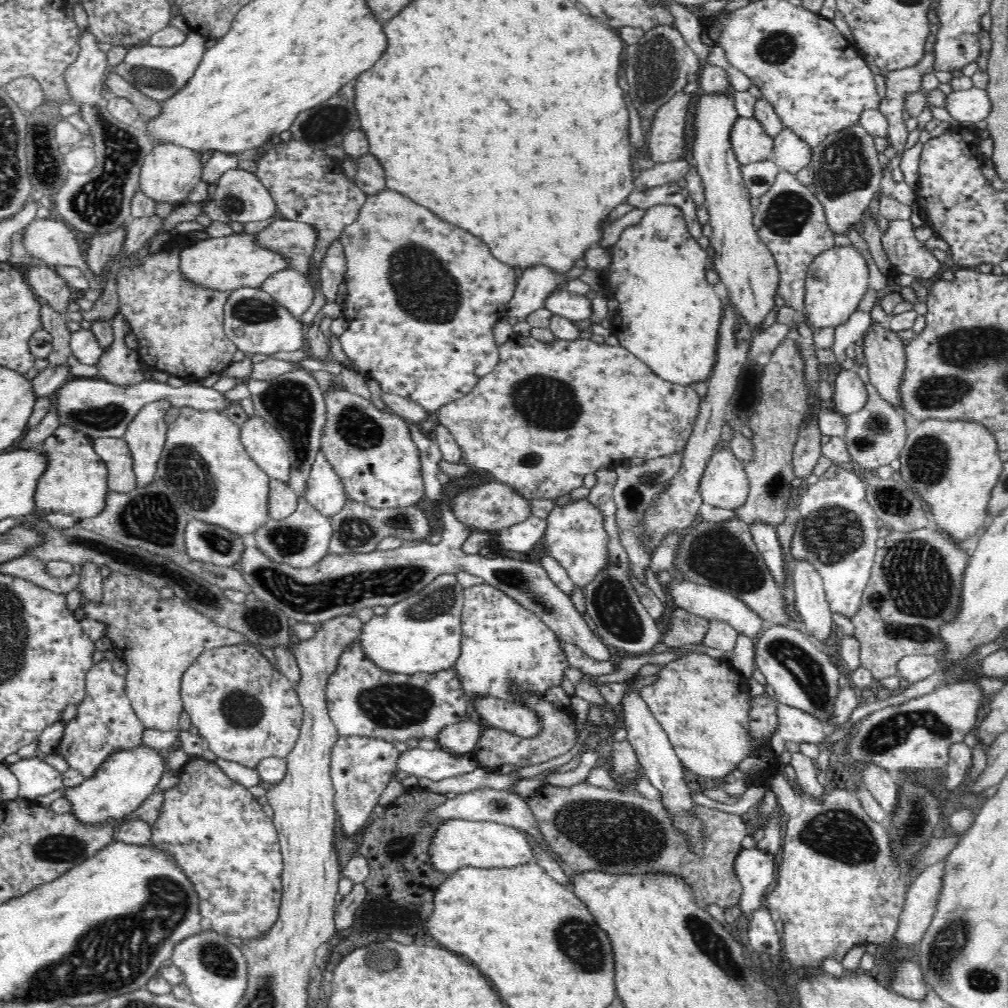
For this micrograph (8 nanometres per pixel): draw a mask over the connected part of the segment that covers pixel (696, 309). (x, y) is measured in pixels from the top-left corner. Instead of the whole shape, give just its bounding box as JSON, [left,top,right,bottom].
[601,203,721,384]

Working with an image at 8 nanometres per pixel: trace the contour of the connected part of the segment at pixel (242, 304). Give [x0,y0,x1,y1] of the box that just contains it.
[221,287,306,356]

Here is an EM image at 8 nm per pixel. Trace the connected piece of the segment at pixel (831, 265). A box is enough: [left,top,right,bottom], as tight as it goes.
[802,245,869,329]

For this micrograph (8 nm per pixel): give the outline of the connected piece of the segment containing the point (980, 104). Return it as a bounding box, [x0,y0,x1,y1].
[944,87,989,123]

